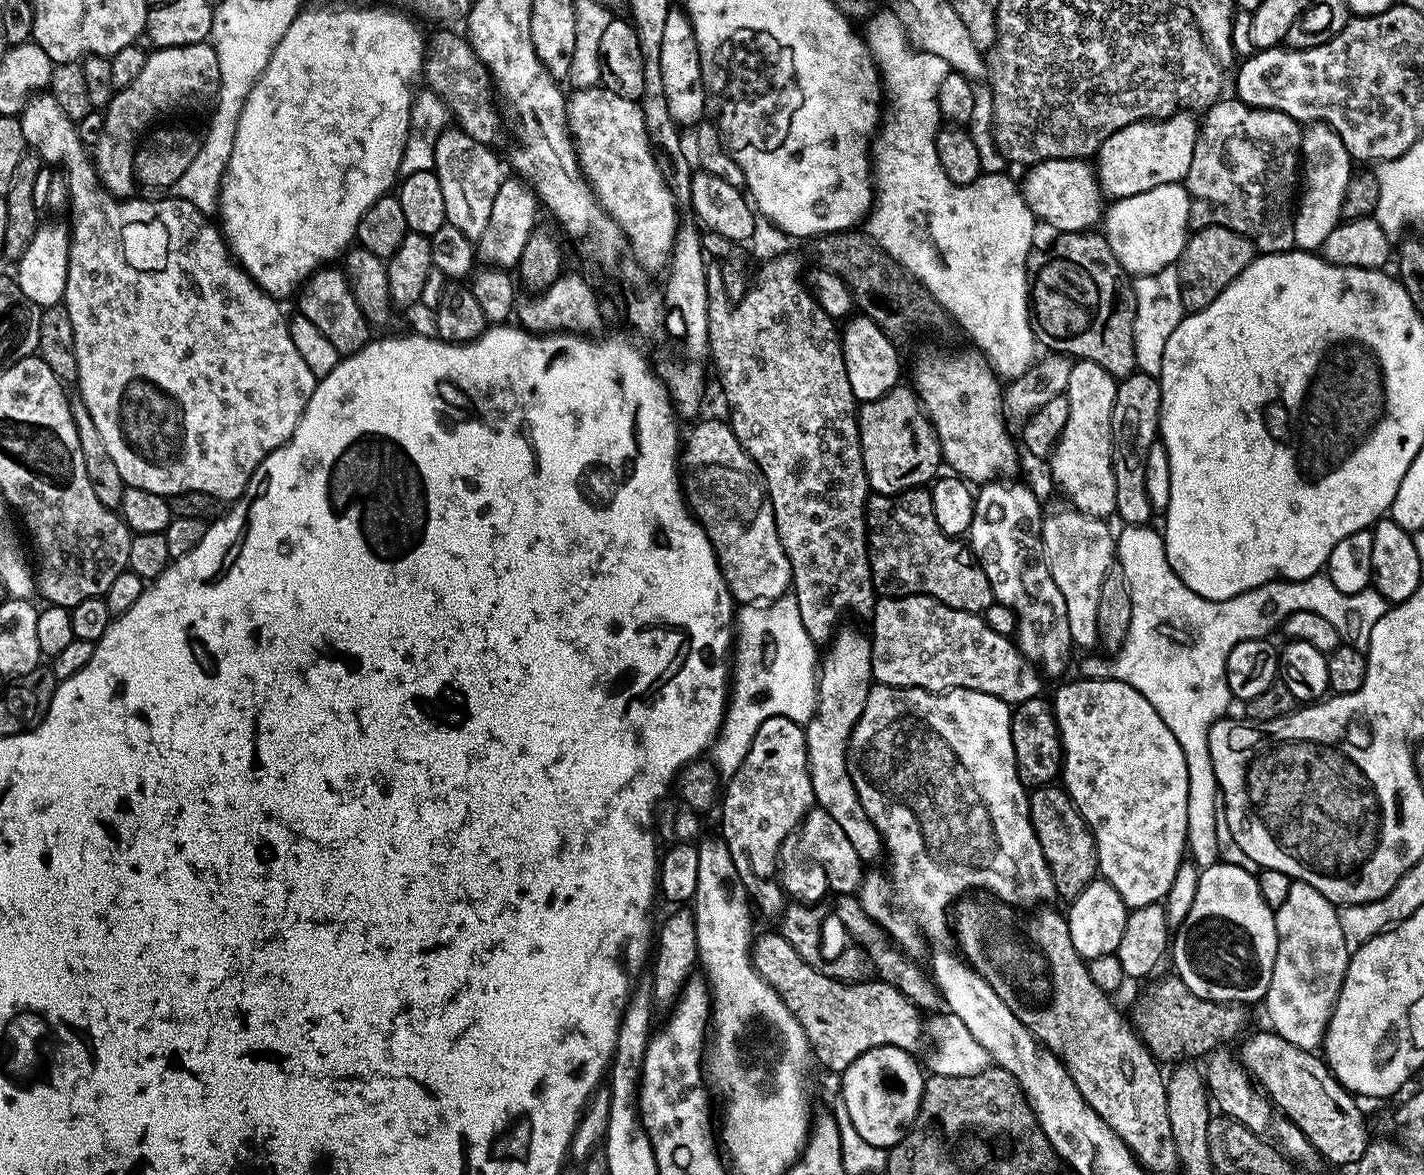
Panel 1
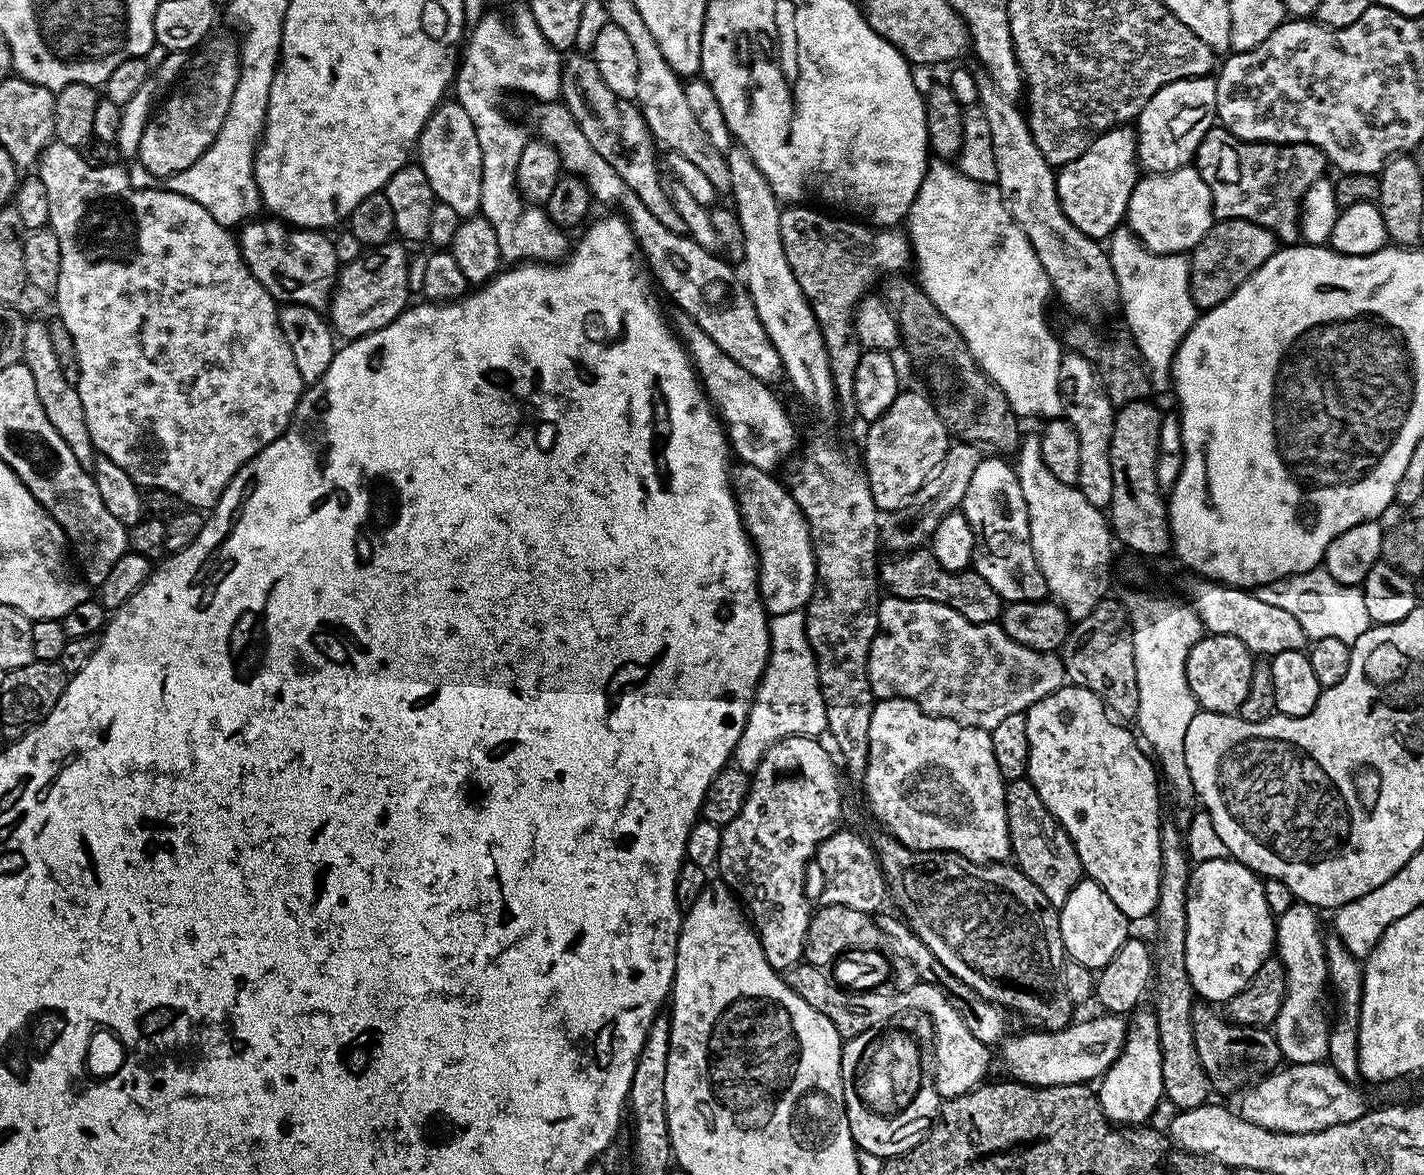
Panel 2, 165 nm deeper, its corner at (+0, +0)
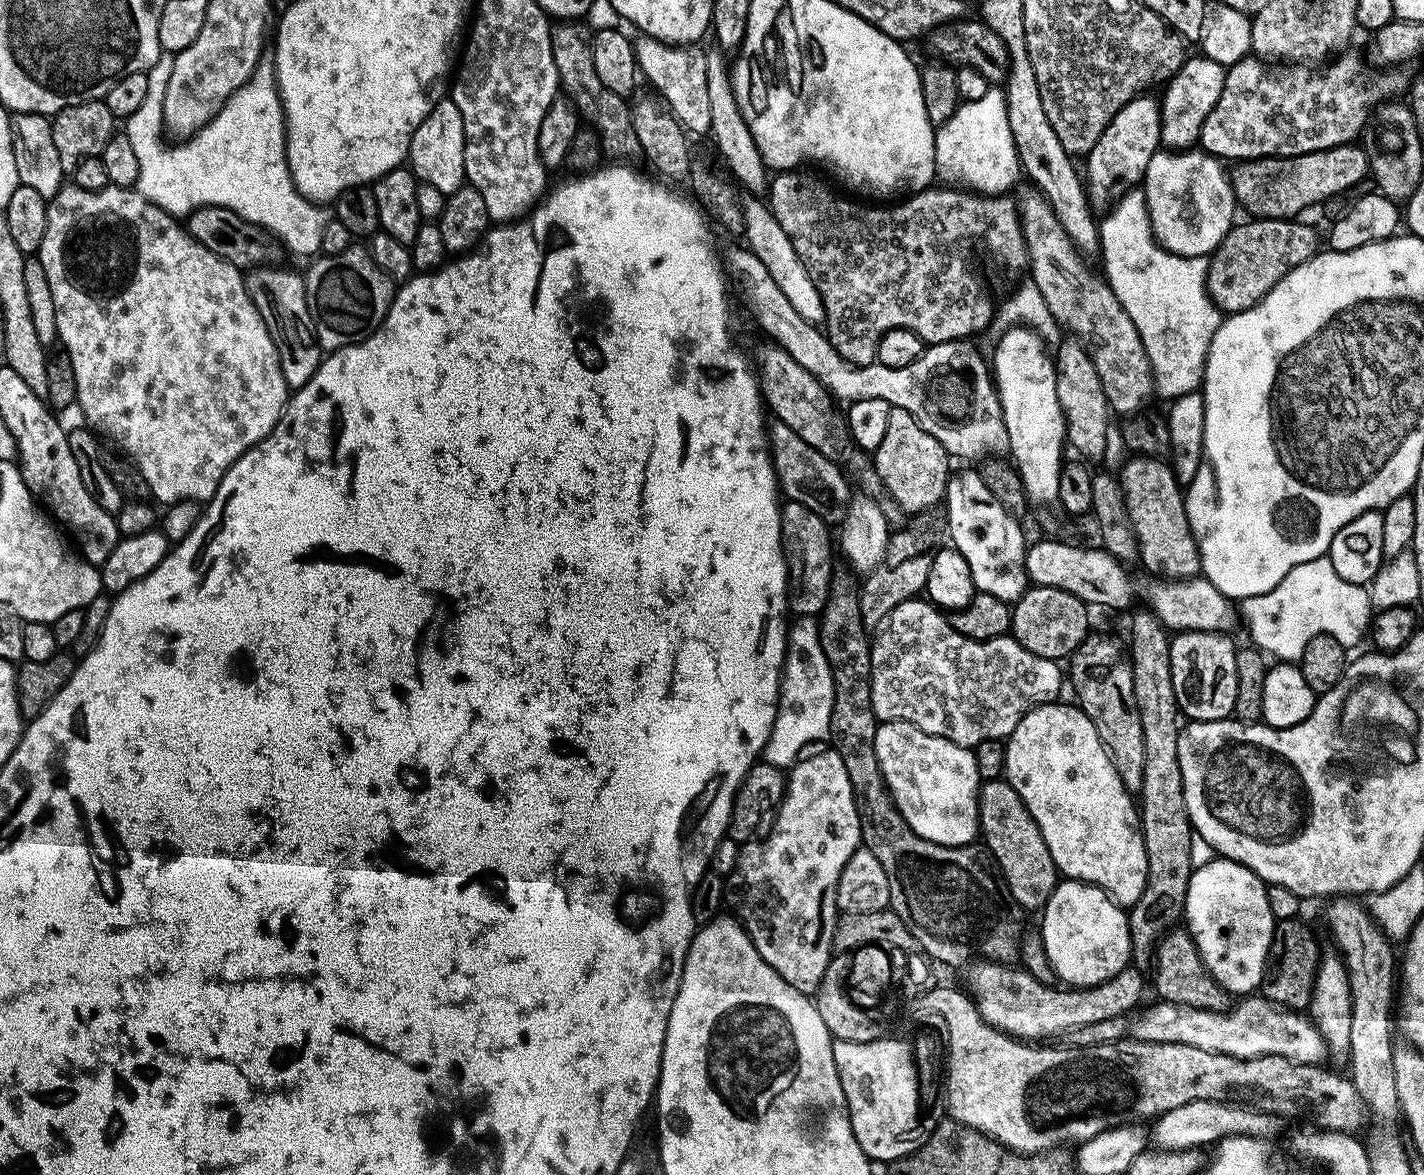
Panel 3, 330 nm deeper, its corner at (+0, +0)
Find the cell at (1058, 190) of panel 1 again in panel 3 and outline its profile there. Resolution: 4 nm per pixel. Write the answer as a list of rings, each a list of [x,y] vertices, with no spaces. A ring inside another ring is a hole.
[[[1141,94],[1122,106],[1110,126],[1106,126],[1102,138],[1098,138],[1098,142],[1094,142],[1088,152],[1088,165],[1082,168],[1082,172],[1086,177],[1086,193],[1093,209],[1098,210],[1103,204],[1115,205],[1121,197],[1133,191],[1143,181],[1150,166],[1150,158],[1161,147],[1160,105],[1150,97]]]

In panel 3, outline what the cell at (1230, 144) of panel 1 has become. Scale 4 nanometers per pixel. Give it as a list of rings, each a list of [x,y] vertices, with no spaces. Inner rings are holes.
[[[1341,146],[1327,148],[1317,152],[1307,152],[1301,156],[1266,156],[1263,158],[1249,158],[1239,161],[1236,168],[1230,172],[1232,195],[1236,197],[1236,203],[1241,209],[1248,211],[1247,215],[1252,218],[1265,220],[1288,220],[1299,214],[1303,208],[1311,204],[1323,205],[1326,198],[1330,198],[1339,192],[1348,192],[1351,184],[1359,182],[1363,176],[1367,177],[1370,172],[1370,160],[1360,148],[1353,146]]]

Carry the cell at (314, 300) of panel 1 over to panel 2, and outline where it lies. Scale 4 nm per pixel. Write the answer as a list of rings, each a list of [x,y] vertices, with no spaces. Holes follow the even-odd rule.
[[[276,218],[260,219],[249,219],[238,232],[240,253],[250,274],[277,302],[327,309],[338,279],[335,243],[324,240],[320,230],[289,226]]]

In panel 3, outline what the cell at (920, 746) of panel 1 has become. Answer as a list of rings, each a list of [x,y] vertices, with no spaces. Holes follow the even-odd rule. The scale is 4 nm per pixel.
[[[886,720],[876,729],[874,754],[878,760],[884,787],[901,819],[916,836],[929,840],[944,850],[956,850],[959,844],[968,844],[977,839],[980,832],[980,790],[982,781],[976,765],[973,749],[963,748],[941,736],[926,734],[905,720]]]

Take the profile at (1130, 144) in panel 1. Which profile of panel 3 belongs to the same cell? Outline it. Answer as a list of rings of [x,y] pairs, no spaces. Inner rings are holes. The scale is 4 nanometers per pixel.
[[[1203,54],[1185,60],[1179,72],[1167,81],[1160,105],[1160,142],[1168,150],[1188,150],[1200,139],[1200,131],[1216,104],[1226,92],[1225,65],[1208,59]]]

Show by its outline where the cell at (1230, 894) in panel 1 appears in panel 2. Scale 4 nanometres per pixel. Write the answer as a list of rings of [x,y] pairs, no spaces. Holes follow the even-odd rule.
[[[1201,860],[1191,869],[1188,878],[1188,901],[1186,902],[1186,970],[1193,993],[1201,1001],[1227,1002],[1234,998],[1254,978],[1262,962],[1274,952],[1276,925],[1272,911],[1266,906],[1266,894],[1261,877],[1238,861]]]

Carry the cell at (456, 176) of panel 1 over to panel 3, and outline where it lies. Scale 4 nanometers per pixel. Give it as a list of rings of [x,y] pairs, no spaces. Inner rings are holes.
[[[451,98],[439,100],[434,110],[426,114],[422,126],[414,130],[407,159],[412,171],[416,173],[417,181],[429,183],[445,194],[457,192],[459,188],[465,187],[462,114],[458,114],[458,106]]]

